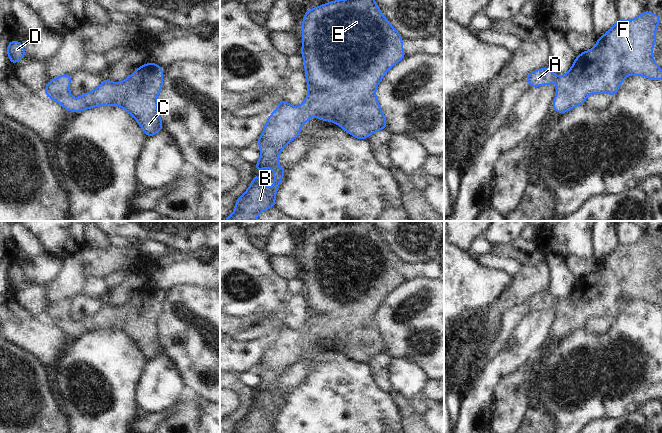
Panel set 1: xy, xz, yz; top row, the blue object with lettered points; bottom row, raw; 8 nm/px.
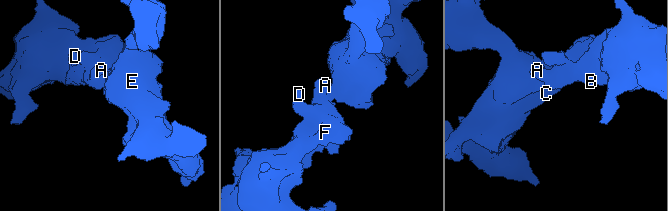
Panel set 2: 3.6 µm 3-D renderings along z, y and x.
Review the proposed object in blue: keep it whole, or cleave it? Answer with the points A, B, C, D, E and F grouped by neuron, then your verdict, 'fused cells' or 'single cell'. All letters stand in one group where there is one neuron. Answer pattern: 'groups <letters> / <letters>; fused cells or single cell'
groups A B C D E F; single cell

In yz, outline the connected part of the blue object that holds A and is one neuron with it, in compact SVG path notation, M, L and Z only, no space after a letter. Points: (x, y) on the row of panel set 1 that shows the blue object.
M643 11L640 16L630 21L619 19L605 35L597 39L594 48L576 56L575 62L564 76L559 77L548 67L545 67L531 72L524 80L531 87L550 85L556 81L558 87L552 109L560 114L583 105L590 94L607 93L612 96L615 95L622 84L622 80L629 75L662 80L662 69L657 66L652 57L652 47L657 41L655 30L660 20L660 15L655 15L649 11Z

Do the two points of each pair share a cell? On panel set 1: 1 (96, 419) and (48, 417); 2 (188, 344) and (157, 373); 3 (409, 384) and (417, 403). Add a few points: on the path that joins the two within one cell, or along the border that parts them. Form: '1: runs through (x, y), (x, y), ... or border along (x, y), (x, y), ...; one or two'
1: border along (64, 413), (69, 422); two
2: border along (162, 353), (171, 361), (183, 380); two
3: border along (418, 395), (408, 400); two

